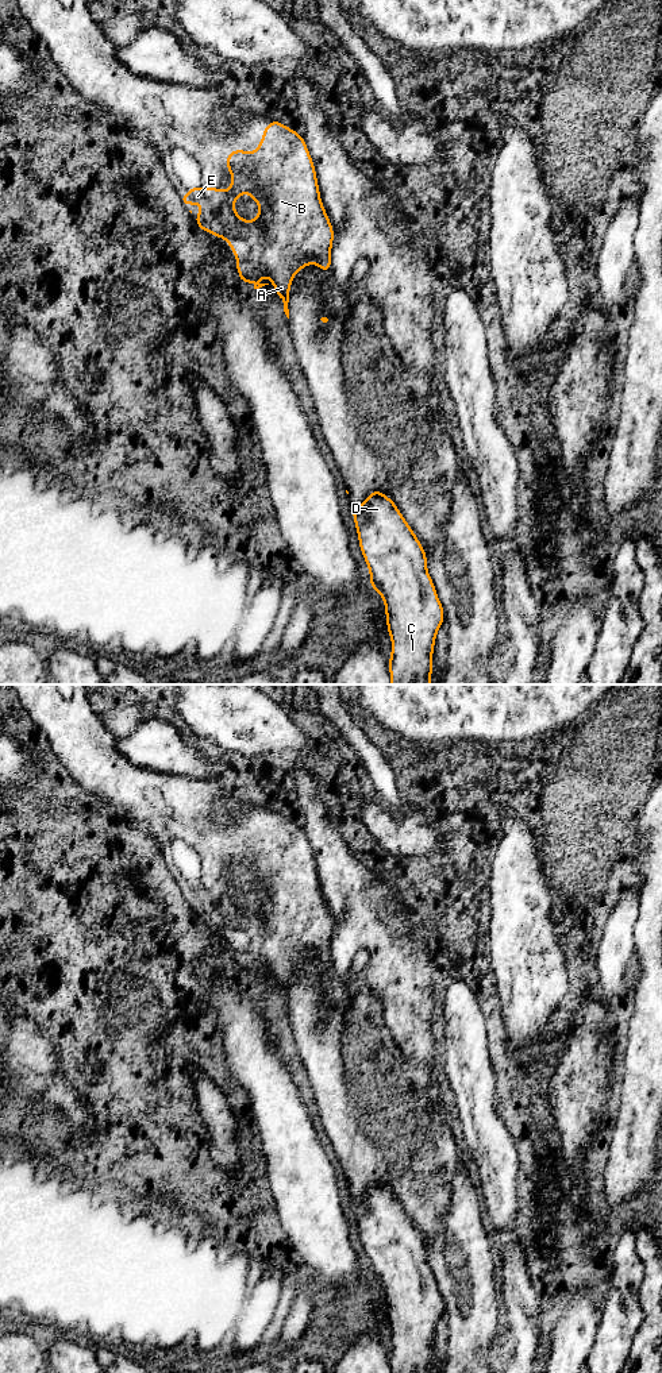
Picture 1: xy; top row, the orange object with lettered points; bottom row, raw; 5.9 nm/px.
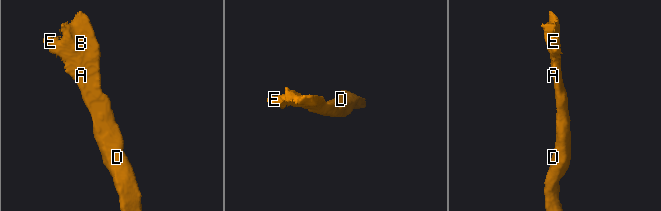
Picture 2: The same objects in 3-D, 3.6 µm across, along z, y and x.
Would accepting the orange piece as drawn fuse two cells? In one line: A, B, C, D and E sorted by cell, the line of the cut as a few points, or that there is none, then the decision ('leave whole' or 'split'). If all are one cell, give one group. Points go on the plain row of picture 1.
groups A B C D E; cut none; leave whole

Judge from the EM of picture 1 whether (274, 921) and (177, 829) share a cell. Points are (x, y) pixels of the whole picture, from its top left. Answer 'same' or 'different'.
same

